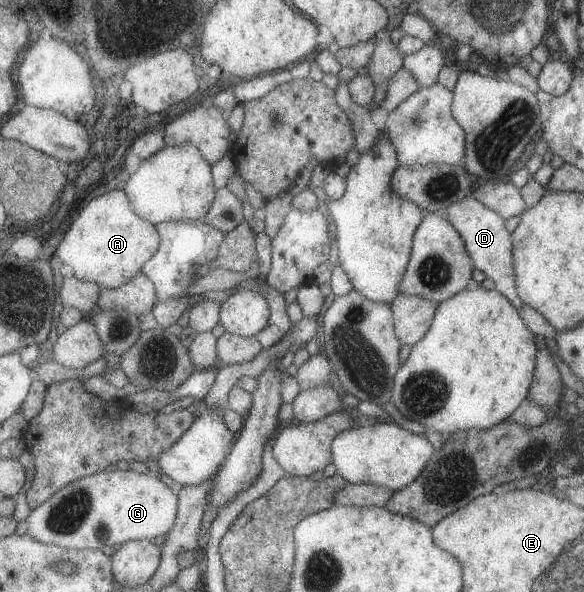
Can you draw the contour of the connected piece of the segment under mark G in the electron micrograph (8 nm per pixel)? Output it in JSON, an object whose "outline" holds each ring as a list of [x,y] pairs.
{"outline":[[[132,469],[89,475],[58,490],[47,502],[29,512],[27,534],[39,542],[59,545],[68,549],[102,549],[103,546],[120,547],[126,542],[157,538],[169,534],[178,520],[180,498],[177,488],[169,488],[154,474],[137,473]]]}

